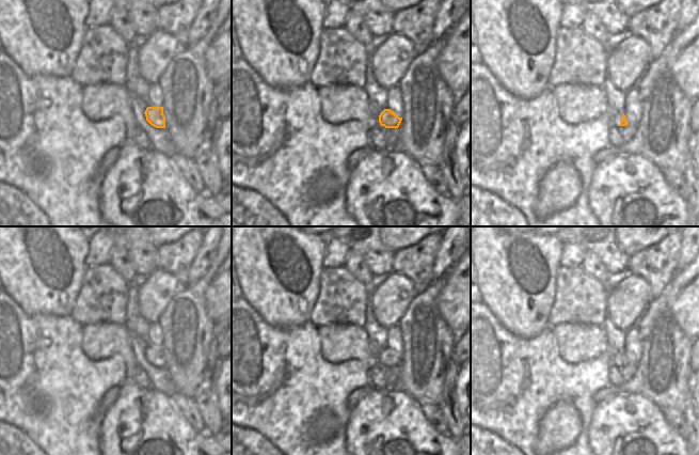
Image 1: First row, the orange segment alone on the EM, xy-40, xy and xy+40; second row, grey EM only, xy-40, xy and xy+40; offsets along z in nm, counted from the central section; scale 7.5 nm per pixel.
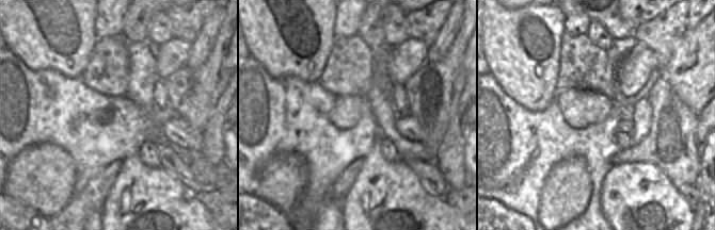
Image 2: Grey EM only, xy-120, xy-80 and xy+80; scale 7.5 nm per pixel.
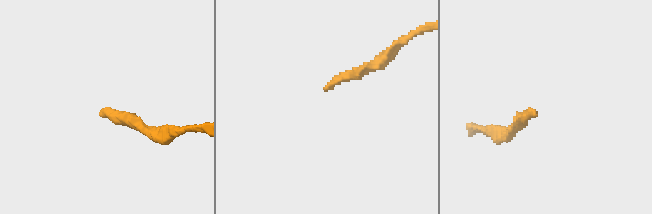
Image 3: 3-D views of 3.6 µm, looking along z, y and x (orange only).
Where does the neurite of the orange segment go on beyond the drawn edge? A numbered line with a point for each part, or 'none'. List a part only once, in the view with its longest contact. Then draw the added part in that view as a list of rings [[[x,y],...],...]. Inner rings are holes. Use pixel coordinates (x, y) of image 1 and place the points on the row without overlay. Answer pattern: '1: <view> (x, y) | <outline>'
1: xy+40 (616, 357) | [[[611,352],[611,363],[620,365],[620,360],[622,358],[622,352]]]

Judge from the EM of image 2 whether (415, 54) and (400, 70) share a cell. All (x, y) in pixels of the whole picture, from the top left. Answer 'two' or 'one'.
one

